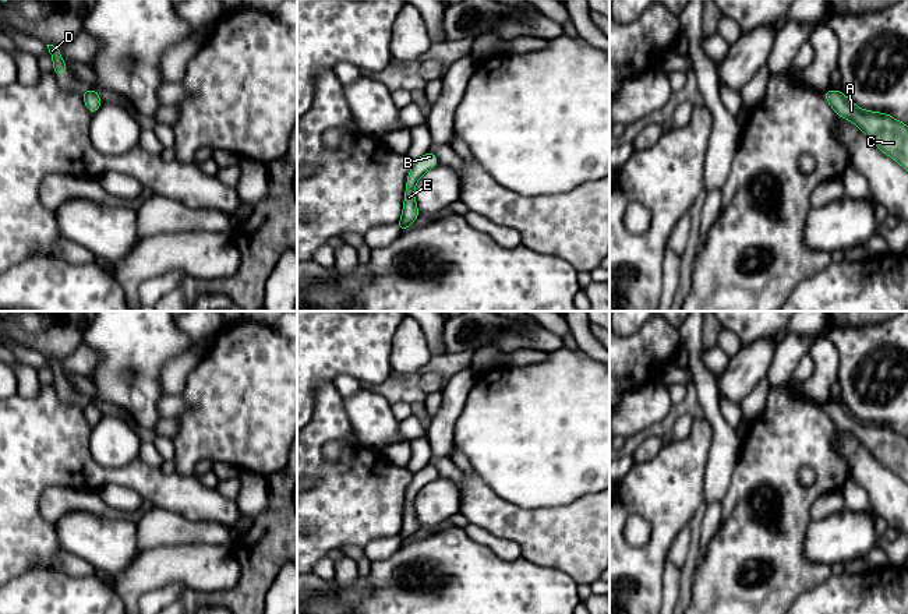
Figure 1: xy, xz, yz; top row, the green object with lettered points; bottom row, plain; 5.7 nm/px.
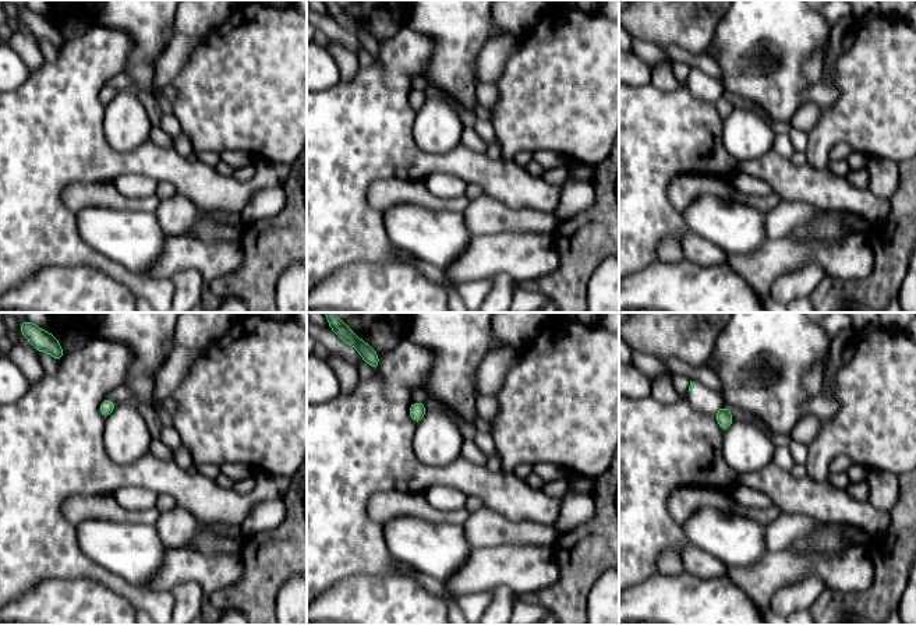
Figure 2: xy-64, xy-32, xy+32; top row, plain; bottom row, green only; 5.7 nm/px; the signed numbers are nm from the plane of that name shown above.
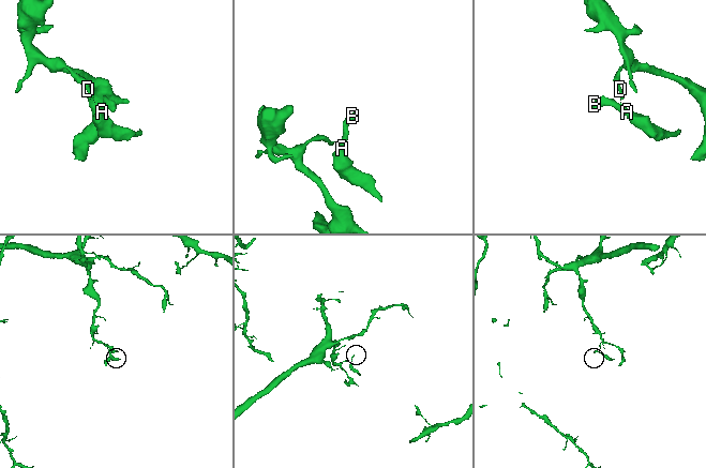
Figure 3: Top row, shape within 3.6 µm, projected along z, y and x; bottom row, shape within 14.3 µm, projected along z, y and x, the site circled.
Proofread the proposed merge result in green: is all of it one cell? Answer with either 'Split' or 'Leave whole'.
Split

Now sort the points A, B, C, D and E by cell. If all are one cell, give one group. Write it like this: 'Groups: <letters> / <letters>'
Groups: A B C E / D

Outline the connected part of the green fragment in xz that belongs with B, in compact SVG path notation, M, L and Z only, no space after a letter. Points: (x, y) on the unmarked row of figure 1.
M428 463L421 470L413 473L413 479L407 487L407 495L404 502L403 526L400 530L402 543L410 540L410 537L420 529L418 521L414 511L414 501L420 490L430 481L439 477L437 467Z

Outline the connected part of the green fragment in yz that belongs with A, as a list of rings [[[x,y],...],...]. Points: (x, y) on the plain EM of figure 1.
[[[827,402],[823,409],[841,430],[851,433],[886,467],[908,483],[908,437],[888,426],[859,421],[841,403]]]

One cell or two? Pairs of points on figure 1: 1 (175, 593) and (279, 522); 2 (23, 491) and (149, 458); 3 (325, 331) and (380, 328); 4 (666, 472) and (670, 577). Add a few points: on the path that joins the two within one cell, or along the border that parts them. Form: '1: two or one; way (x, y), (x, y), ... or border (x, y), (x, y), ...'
1: two; border (187, 588), (182, 593)
2: two; border (138, 457), (158, 468)
3: one; way (339, 331), (366, 331)
4: two; border (667, 557), (663, 592)

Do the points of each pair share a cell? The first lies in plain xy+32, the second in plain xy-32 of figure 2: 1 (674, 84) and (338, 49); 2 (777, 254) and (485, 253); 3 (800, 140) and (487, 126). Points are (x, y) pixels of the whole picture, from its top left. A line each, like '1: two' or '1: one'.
1: one
2: one
3: one

